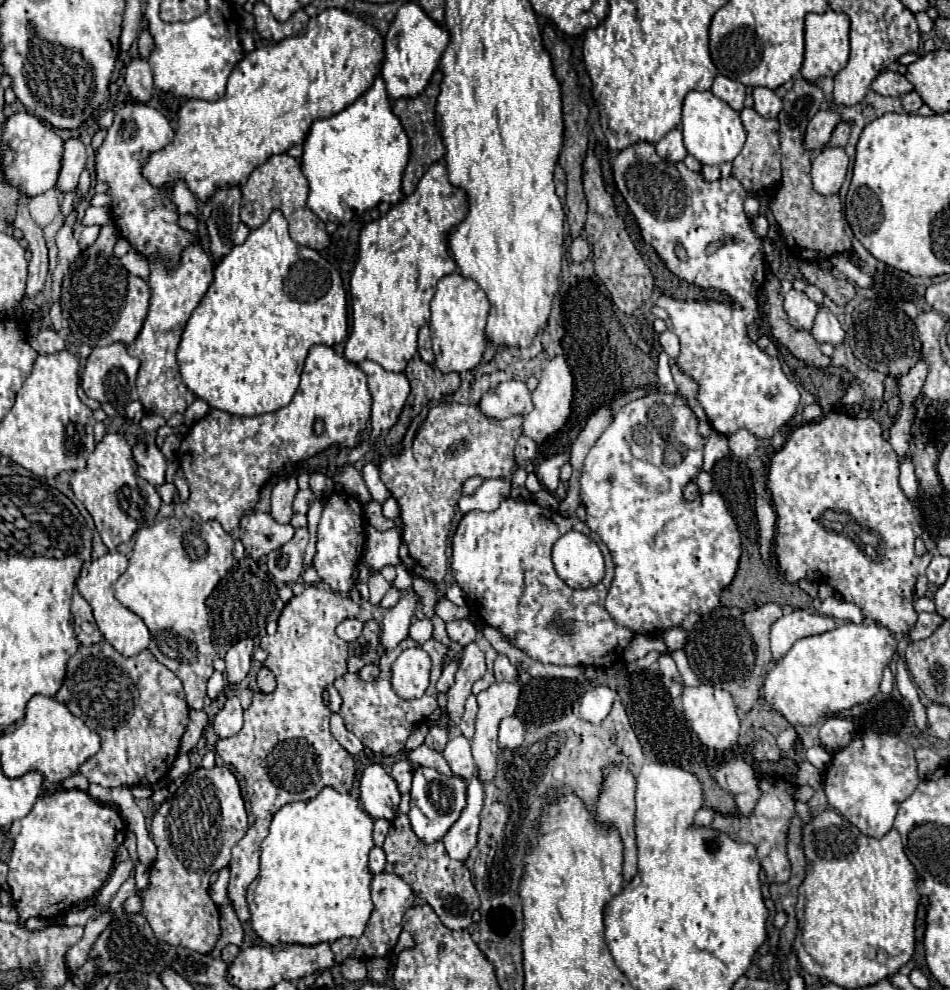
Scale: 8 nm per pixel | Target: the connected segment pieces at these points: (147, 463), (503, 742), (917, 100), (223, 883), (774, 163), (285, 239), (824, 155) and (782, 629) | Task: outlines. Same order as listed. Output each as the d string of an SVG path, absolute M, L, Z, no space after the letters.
M142 438L134 448L132 448L134 460L138 464L138 476L148 480L150 484L158 486L164 482L164 472L166 472L166 458L156 446L156 442L148 442Z
M508 716L500 722L498 742L504 748L518 748L524 740L524 726L516 716Z
M908 92L906 96L902 96L902 106L904 106L904 110L906 112L918 112L920 110L920 106L922 106L924 102L922 102L922 98L916 94L916 92Z
M228 868L220 870L218 880L210 886L210 896L212 896L212 900L218 904L218 908L222 908L222 906L230 904L228 894L226 894L226 886L228 886Z
M744 108L740 112L742 124L748 132L746 144L740 150L740 154L734 158L734 168L732 168L732 176L740 180L740 184L744 186L744 190L748 192L760 192L766 188L774 188L780 184L780 142L778 142L778 120L768 120L762 118L754 108Z
M274 210L270 214L270 218L256 230L250 232L250 236L246 238L244 244L240 246L234 246L232 252L228 256L222 258L222 262L214 268L214 282L210 284L206 296L202 298L200 306L192 312L186 328L184 328L184 334L182 334L182 340L180 340L180 348L178 348L178 364L180 364L180 374L182 374L182 380L184 384L202 400L206 400L212 408L218 408L218 410L224 410L228 414L234 414L234 416L260 416L260 414L268 414L268 412L274 412L282 406L288 406L296 388L298 388L298 382L300 382L300 374L302 374L302 366L304 366L304 358L310 350L310 346L314 344L326 344L326 346L334 346L334 344L340 344L344 341L344 338L348 336L348 316L347 316L347 292L342 286L342 278L338 274L338 270L326 260L322 258L316 250L312 248L306 248L306 246L300 246L296 244L290 234L288 234L288 224L282 216L280 210Z
M826 146L814 160L812 160L812 182L818 194L836 194L846 178L848 170L848 156L844 148Z
M790 610L782 618L778 618L770 628L770 640L772 640L772 656L774 660L782 658L796 640L824 634L828 630L836 628L836 622L832 616L812 614L808 610Z

